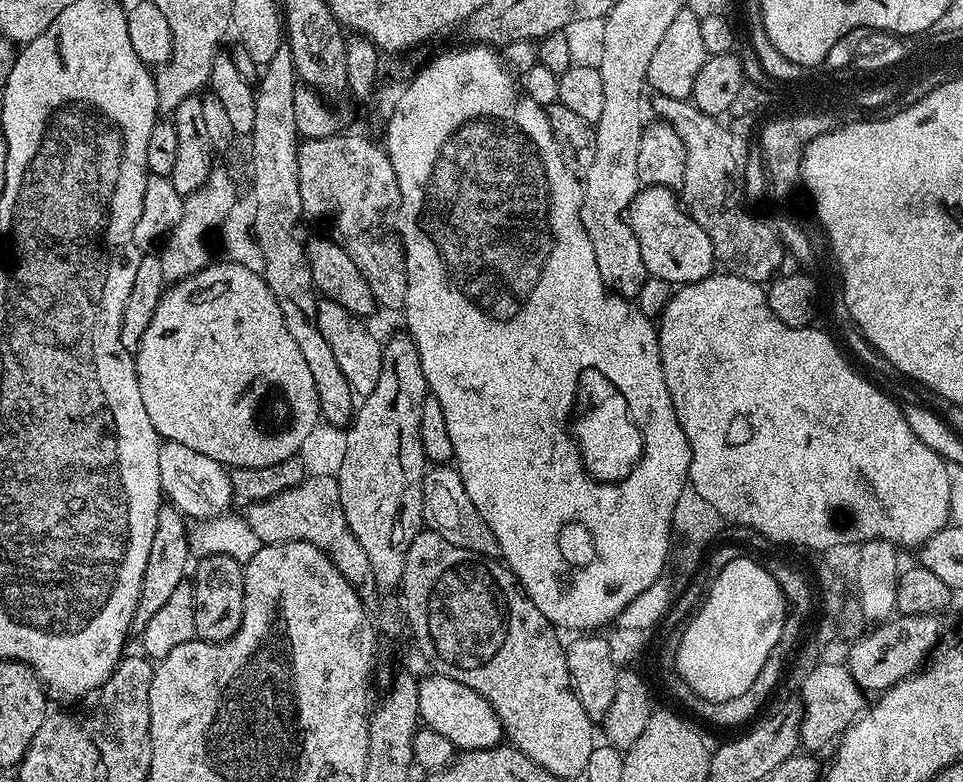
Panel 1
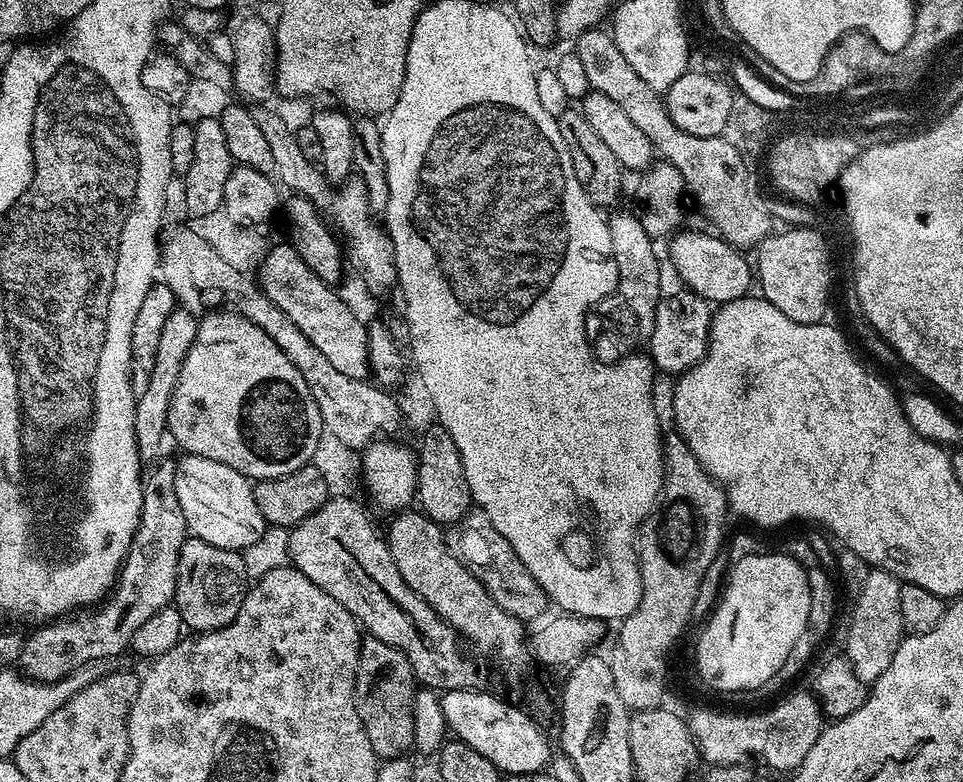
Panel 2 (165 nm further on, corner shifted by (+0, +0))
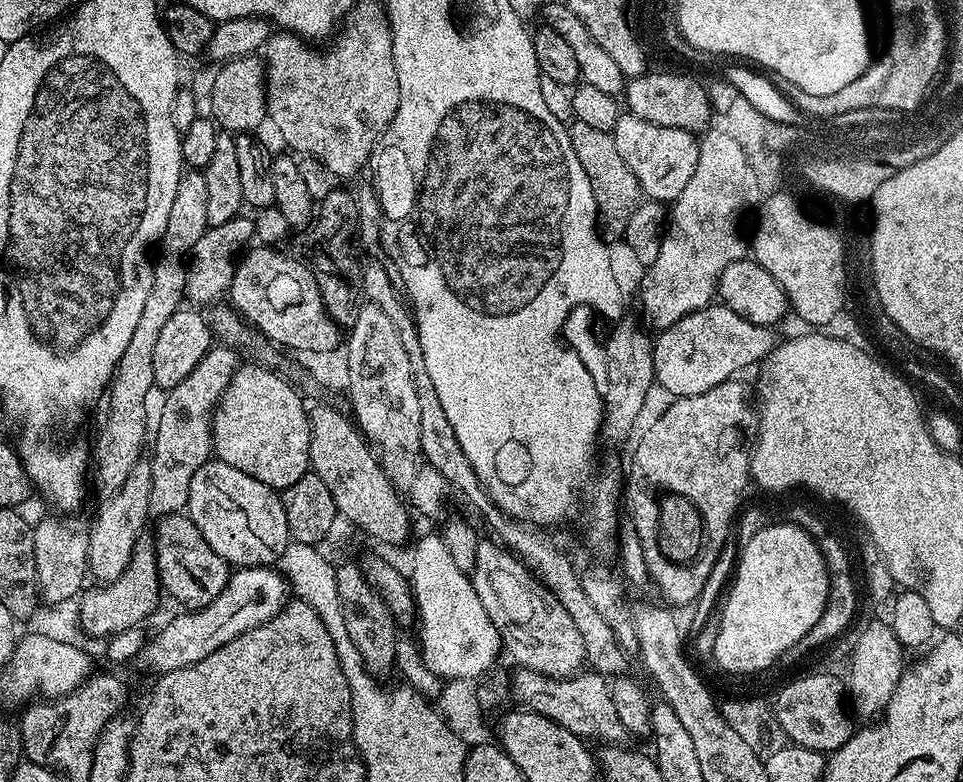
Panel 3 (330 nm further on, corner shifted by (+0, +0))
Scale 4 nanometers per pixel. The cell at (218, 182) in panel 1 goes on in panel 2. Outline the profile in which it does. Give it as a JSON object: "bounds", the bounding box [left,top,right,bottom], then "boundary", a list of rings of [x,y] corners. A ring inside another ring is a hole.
{"bounds":[134,306,198,461],"boundary":[[[177,306],[166,318],[166,326],[162,326],[162,335],[158,337],[158,354],[154,354],[154,366],[148,373],[144,389],[139,389],[134,414],[134,438],[141,461],[155,461],[161,455],[160,443],[166,440],[168,431],[168,411],[174,394],[174,386],[178,386],[178,374],[182,370],[182,362],[190,350],[196,337],[198,320],[191,312]]]}

